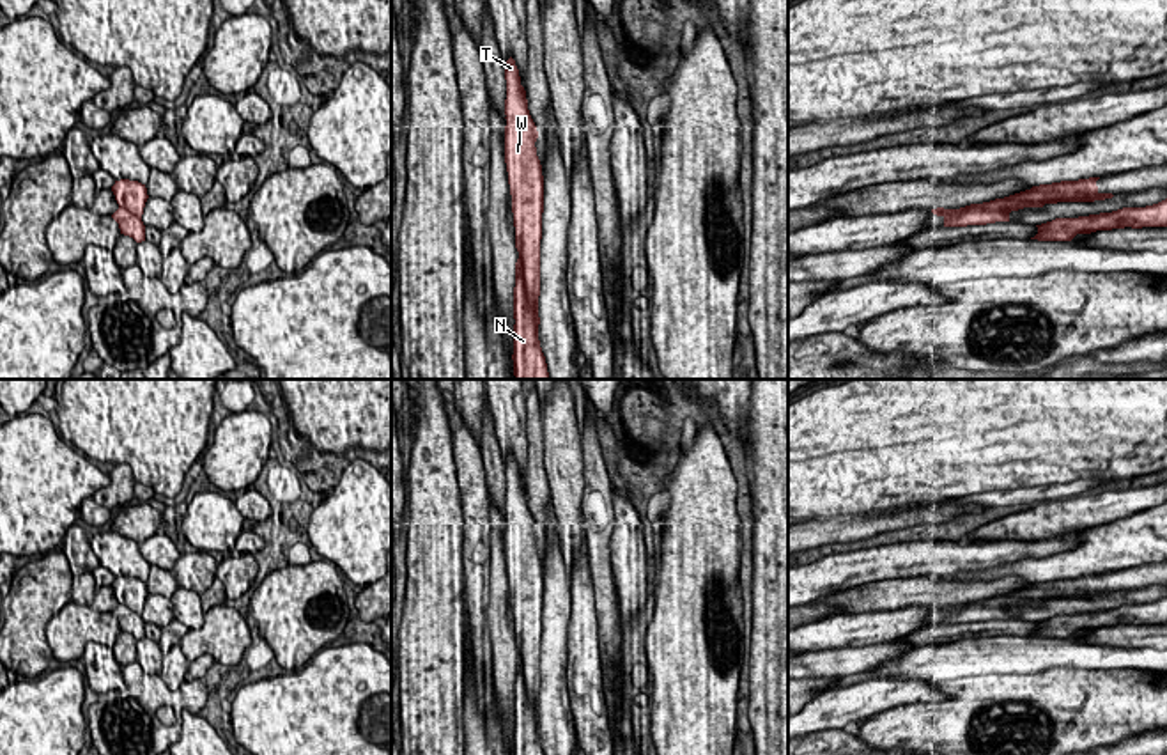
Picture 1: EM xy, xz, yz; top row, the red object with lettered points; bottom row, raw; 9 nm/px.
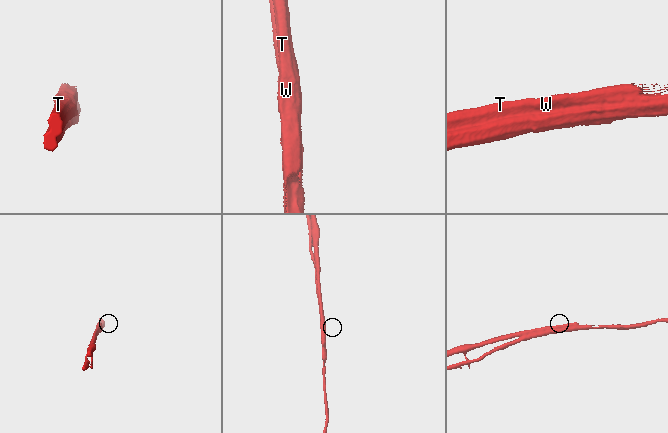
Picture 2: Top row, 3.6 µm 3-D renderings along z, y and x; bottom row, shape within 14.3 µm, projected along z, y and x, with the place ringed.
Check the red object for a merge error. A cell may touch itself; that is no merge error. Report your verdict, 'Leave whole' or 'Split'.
Split

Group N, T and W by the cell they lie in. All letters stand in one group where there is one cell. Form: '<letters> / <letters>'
N / T W

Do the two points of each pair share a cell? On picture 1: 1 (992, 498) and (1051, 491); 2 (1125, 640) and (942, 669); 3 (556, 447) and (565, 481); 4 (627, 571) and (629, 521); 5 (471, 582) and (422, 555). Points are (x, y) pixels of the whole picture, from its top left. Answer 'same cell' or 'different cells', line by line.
1: same cell
2: different cells
3: same cell
4: same cell
5: different cells

